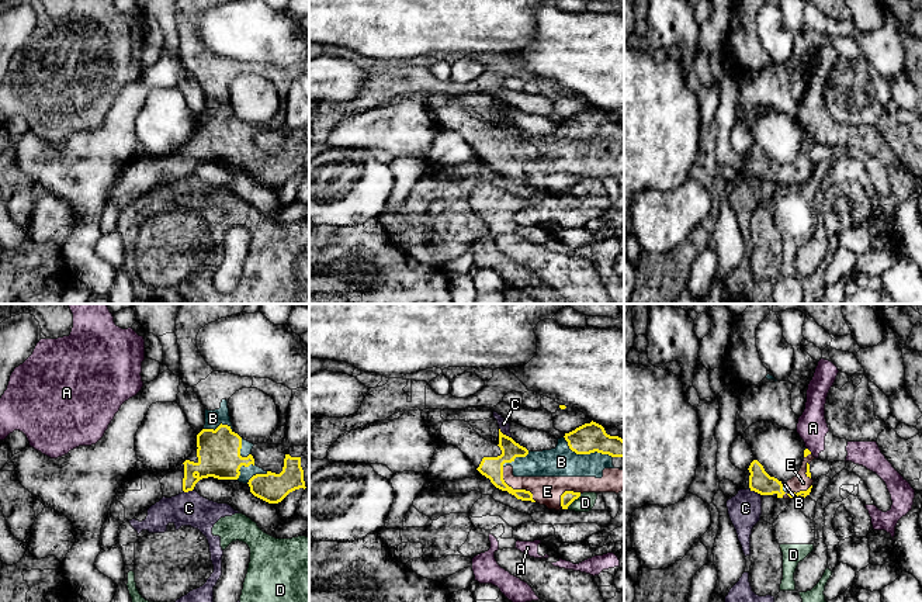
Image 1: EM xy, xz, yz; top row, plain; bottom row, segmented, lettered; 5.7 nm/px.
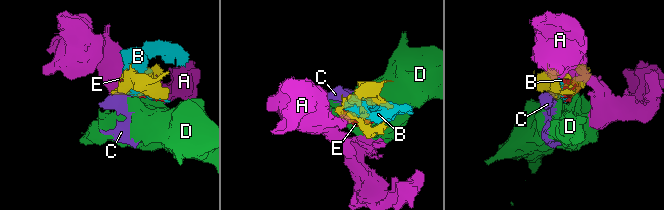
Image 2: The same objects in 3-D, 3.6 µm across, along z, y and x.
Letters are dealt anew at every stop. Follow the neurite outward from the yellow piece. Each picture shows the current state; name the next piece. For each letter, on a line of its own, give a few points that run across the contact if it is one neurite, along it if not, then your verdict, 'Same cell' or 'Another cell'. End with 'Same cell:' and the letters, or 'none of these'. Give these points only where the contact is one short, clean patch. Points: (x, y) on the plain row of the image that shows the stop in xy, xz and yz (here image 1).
A: Line: yz (807, 132), (811, 138). Another cell
B: Same cell
C: Line: xz (499, 113), (510, 123). Another cell
D: Line: xz (581, 179), (567, 193). Another cell
E: Same cell
Same cell: B, E

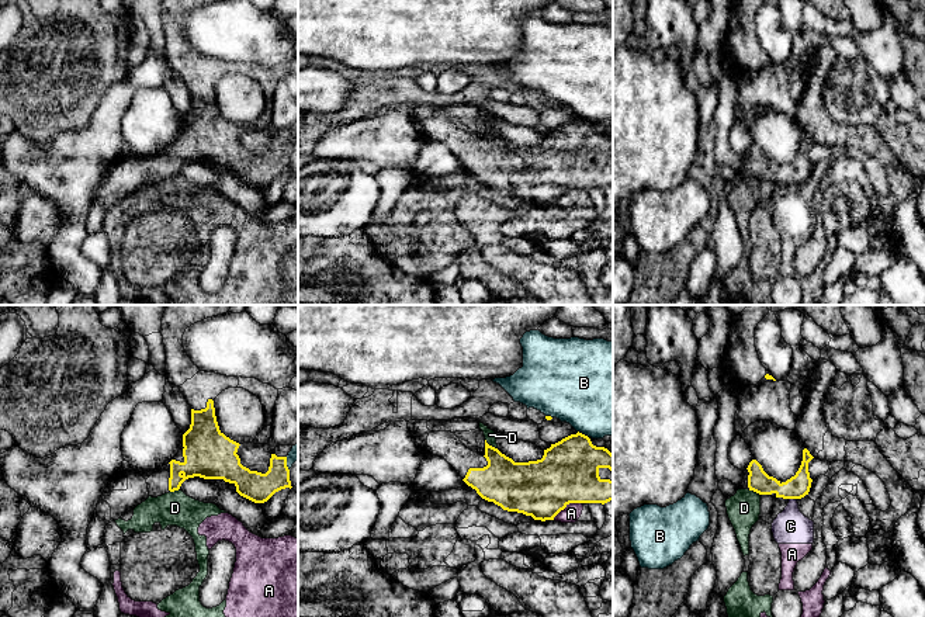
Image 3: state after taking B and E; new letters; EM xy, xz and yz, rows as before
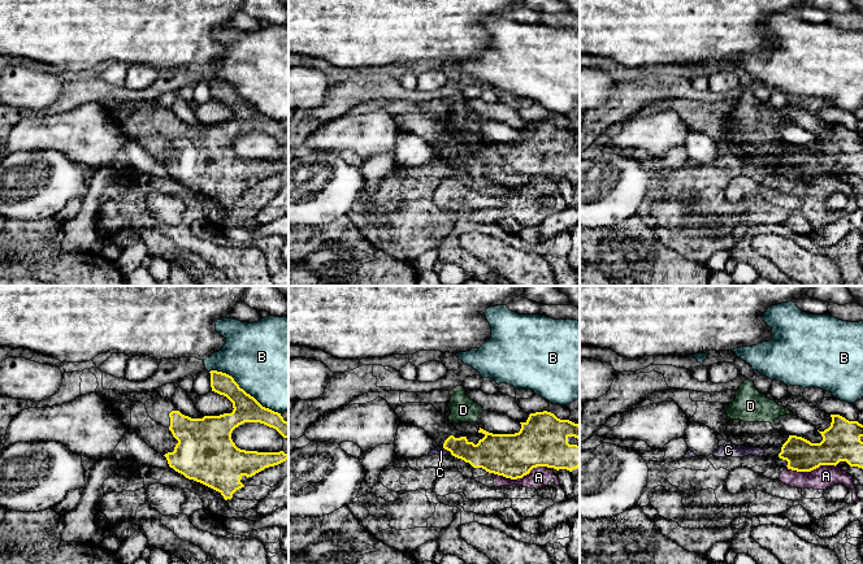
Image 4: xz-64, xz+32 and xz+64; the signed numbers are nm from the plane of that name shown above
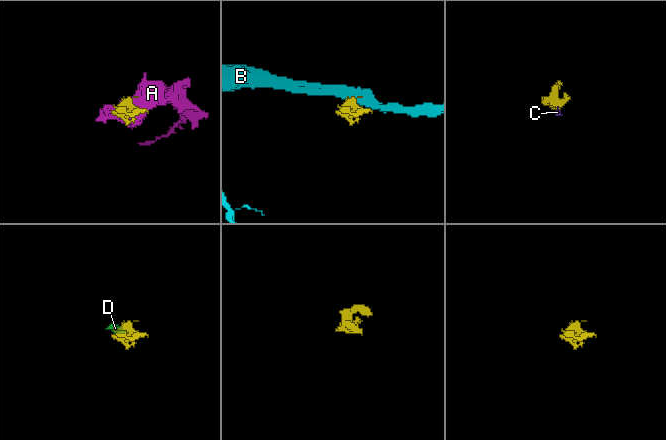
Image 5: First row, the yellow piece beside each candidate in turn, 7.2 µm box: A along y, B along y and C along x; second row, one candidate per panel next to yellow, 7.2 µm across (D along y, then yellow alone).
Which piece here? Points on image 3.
A: Line: xz (581, 187), (570, 187), (553, 204). Another cell
B: Another cell
C: Line: yz (789, 183), (794, 184). Another cell
D: Line: xz (485, 124), (496, 134). Another cell
Same cell: none of these

